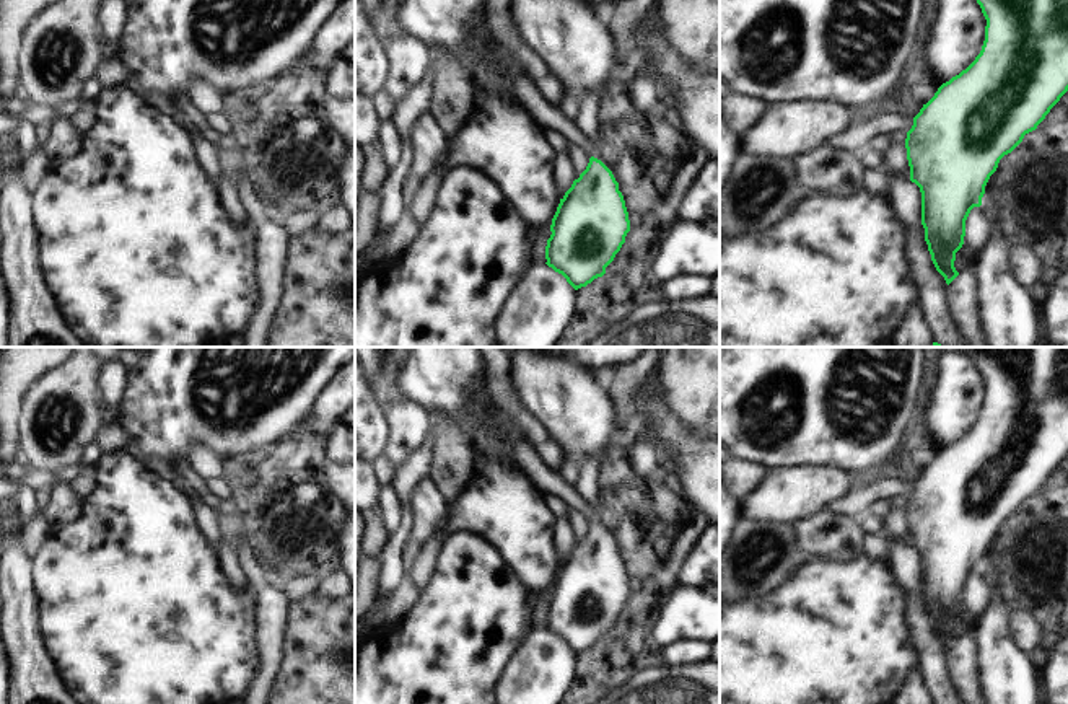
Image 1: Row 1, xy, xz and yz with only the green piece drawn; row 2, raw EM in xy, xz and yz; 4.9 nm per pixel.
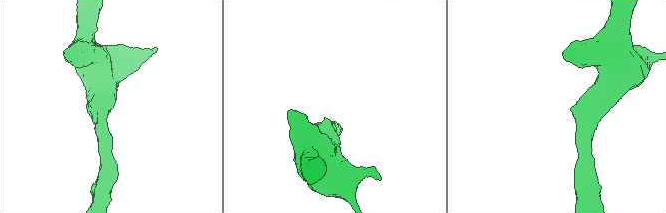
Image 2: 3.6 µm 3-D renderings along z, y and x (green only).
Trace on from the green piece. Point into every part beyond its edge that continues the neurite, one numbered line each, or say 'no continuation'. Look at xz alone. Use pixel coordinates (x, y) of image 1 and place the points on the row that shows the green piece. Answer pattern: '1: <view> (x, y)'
1: xz (538, 108)

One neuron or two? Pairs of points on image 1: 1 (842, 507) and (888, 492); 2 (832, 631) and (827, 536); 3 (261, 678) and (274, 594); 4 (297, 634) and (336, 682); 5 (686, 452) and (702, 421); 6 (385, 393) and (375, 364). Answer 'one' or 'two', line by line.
1: one
2: two
3: one
4: one
5: two
6: one

